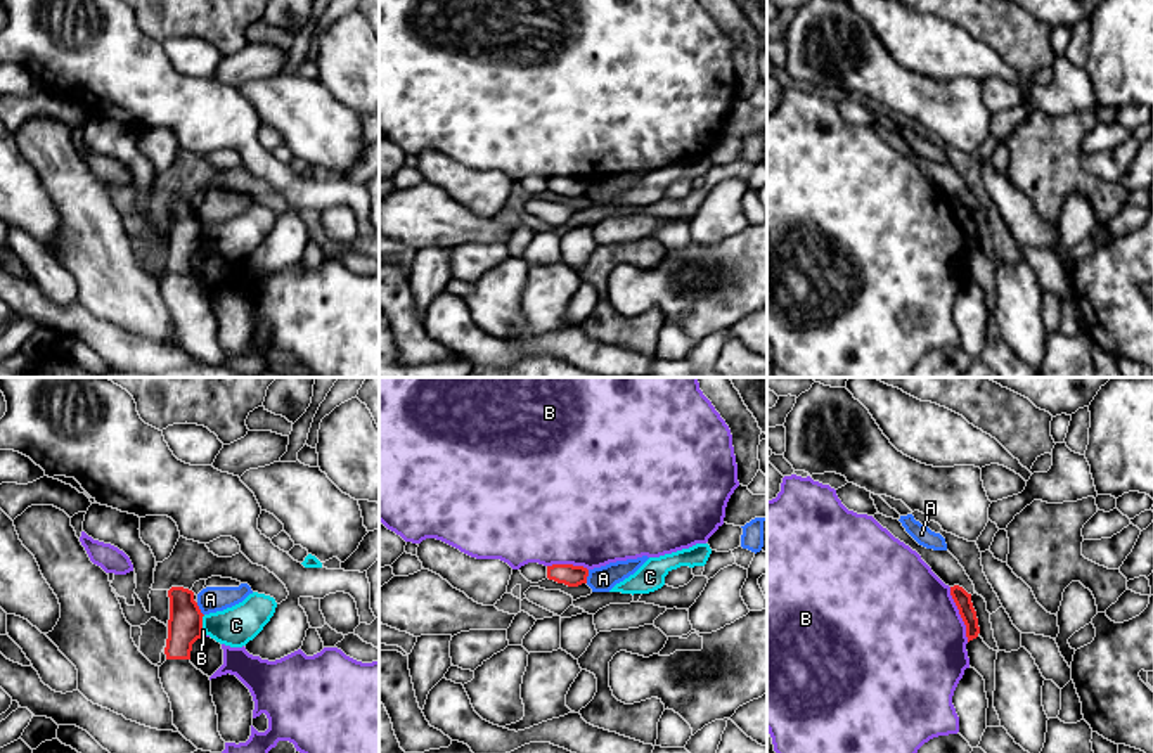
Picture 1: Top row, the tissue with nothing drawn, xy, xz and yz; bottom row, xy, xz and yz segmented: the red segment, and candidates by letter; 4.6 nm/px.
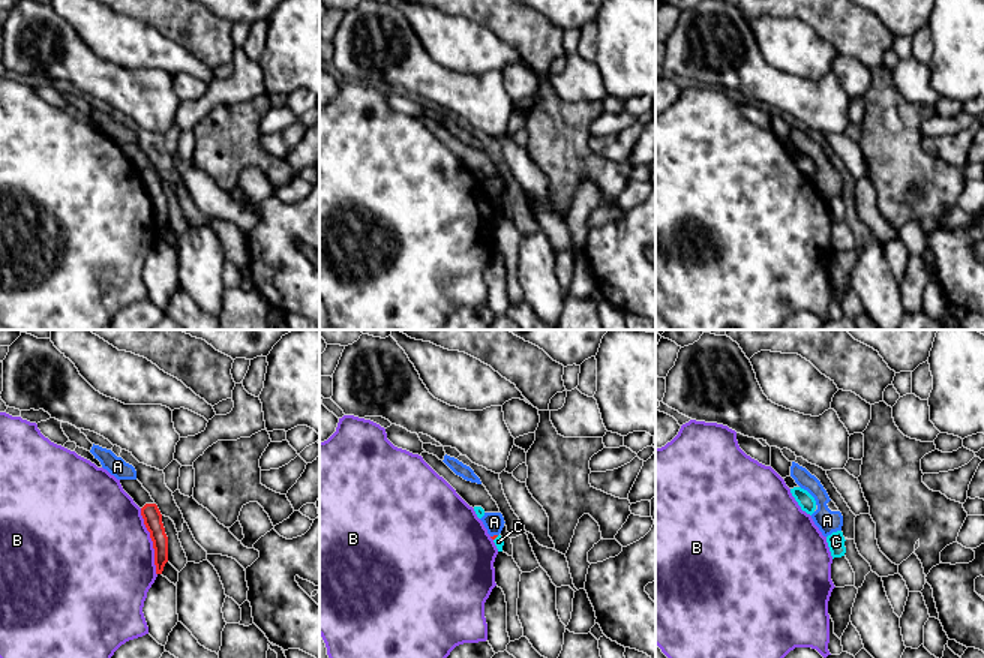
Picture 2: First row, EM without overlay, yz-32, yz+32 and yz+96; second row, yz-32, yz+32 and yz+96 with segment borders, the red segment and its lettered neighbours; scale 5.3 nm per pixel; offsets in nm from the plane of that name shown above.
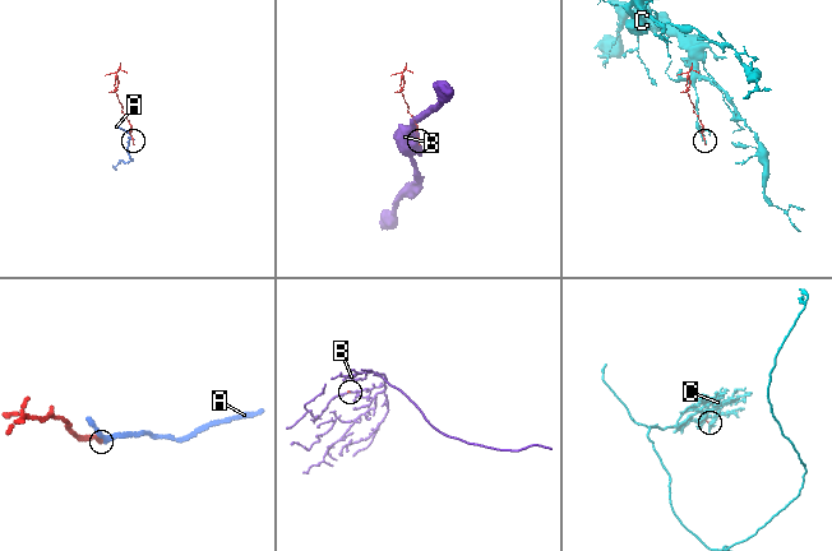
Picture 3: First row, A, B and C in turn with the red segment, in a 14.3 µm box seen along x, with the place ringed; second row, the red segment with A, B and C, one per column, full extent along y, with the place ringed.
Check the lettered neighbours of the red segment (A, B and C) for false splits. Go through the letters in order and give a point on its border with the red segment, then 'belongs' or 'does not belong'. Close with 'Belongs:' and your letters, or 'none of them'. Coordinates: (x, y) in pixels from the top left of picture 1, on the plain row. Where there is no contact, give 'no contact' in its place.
A: xz (587, 187) | does not belong
B: yz (959, 225) | does not belong
C: xy (201, 234) | does not belong
Belongs: none of them

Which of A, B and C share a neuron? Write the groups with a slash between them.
A / B / C

